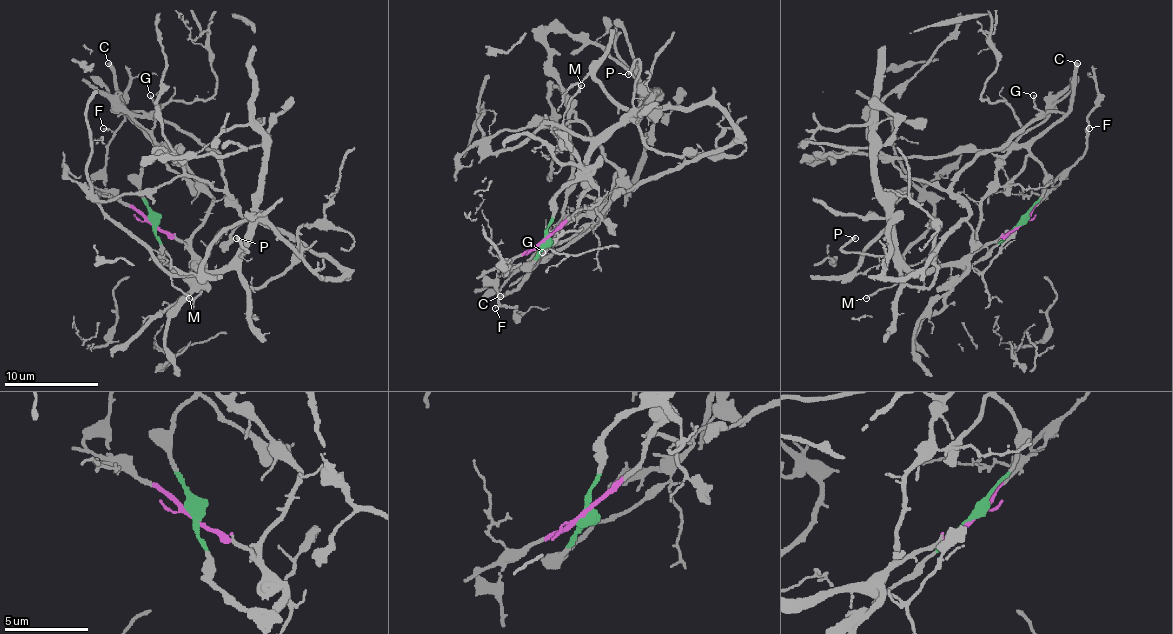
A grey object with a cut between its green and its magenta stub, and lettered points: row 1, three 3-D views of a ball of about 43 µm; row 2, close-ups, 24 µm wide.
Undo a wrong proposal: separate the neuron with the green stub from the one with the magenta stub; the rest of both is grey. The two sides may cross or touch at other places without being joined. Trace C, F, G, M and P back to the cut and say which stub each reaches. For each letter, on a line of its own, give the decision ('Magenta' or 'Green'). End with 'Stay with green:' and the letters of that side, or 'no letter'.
C: Green
F: Magenta
G: Green
M: Magenta
P: Magenta
Stay with green: C, G

